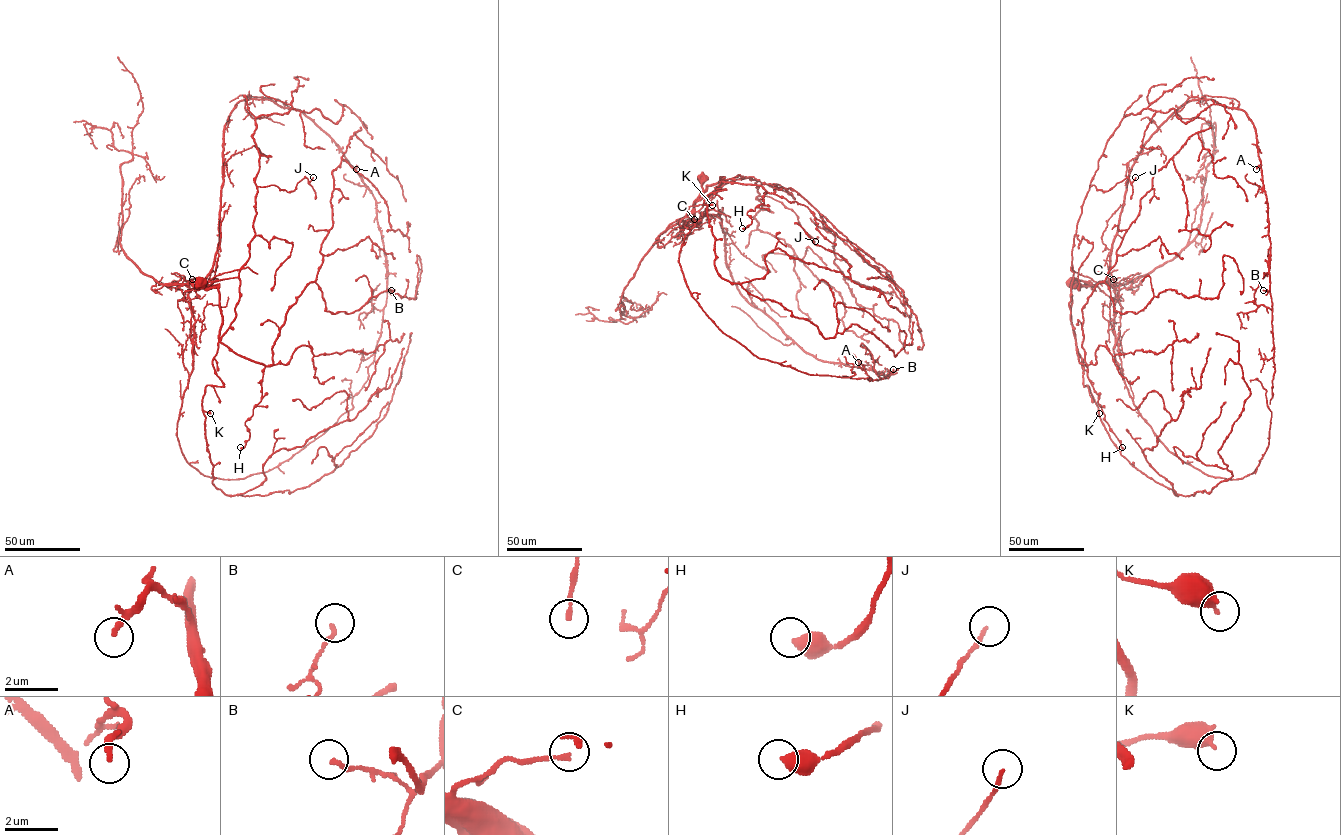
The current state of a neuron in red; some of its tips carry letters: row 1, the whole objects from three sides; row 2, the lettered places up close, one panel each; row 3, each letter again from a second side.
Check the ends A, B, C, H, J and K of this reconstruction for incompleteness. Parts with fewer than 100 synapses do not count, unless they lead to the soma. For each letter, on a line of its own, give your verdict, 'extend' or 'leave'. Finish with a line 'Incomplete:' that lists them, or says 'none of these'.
A: leave
B: leave
C: leave
H: leave
J: leave
K: leave
Incomplete: none of these

